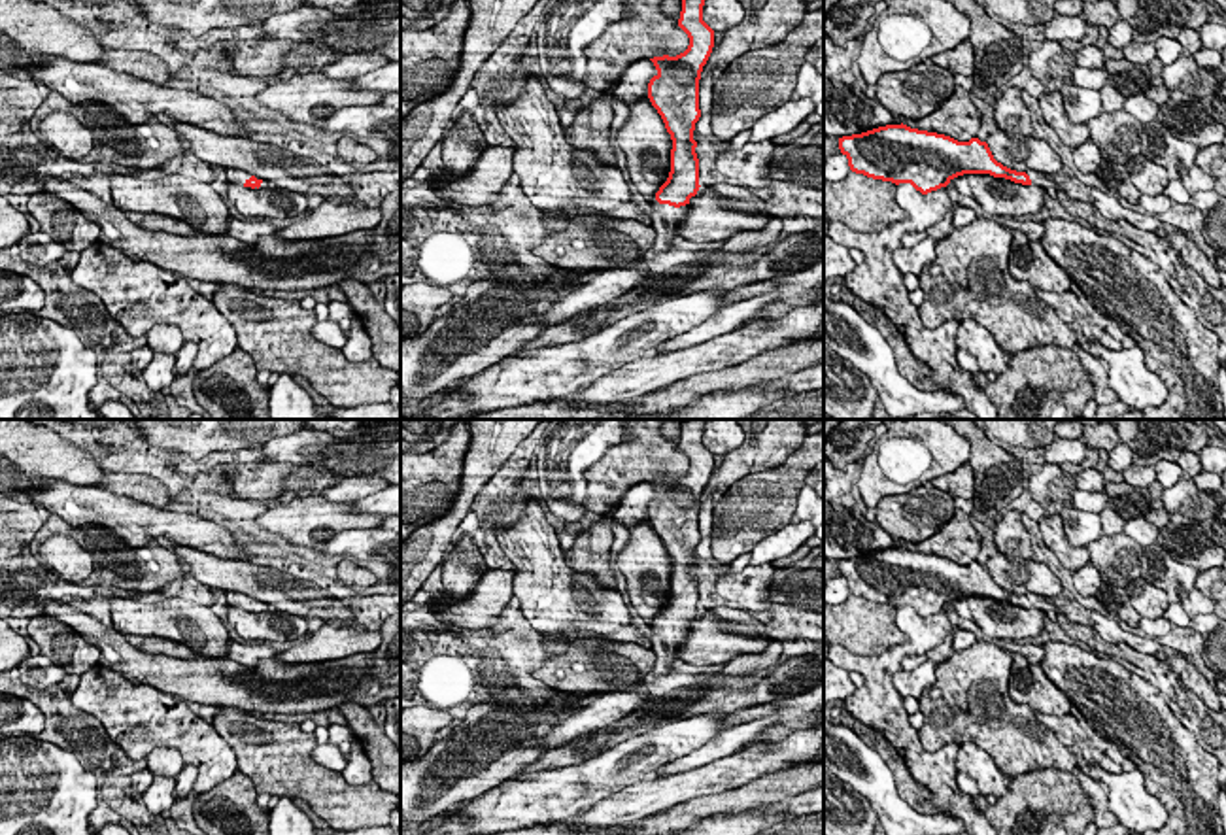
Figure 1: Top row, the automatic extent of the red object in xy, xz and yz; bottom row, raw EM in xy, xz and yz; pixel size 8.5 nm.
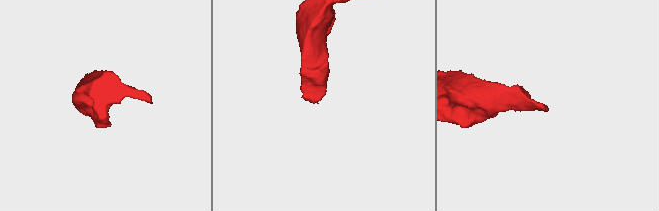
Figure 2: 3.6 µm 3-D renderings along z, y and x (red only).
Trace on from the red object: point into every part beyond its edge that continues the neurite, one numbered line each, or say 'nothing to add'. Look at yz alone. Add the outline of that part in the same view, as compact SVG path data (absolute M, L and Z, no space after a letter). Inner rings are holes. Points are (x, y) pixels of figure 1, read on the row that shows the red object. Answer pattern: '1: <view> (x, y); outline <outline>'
1: yz (1107, 204); outline M1031 170L1028 176L1031 179L1031 185L1037 185L1045 191L1048 187L1054 187L1056 191L1064 191L1069 198L1092 204L1103 217L1111 221L1124 219L1133 227L1150 232L1156 232L1158 229L1164 229L1167 232L1184 232L1181 229L1162 223L1156 215L1128 210L1118 202L1116 196L1107 195L1098 187L1084 185L1081 179L1065 176L1064 172L1039 174ZM1188 232L1184 234L1190 236Z

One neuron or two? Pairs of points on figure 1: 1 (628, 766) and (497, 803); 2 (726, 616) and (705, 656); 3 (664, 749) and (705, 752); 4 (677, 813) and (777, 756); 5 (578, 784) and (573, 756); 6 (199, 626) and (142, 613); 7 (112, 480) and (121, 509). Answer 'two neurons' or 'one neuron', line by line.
1: one neuron
2: one neuron
3: two neurons
4: two neurons
5: two neurons
6: one neuron
7: two neurons

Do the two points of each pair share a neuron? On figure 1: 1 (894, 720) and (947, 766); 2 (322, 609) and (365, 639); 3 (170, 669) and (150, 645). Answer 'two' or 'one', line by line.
1: one
2: two
3: two

